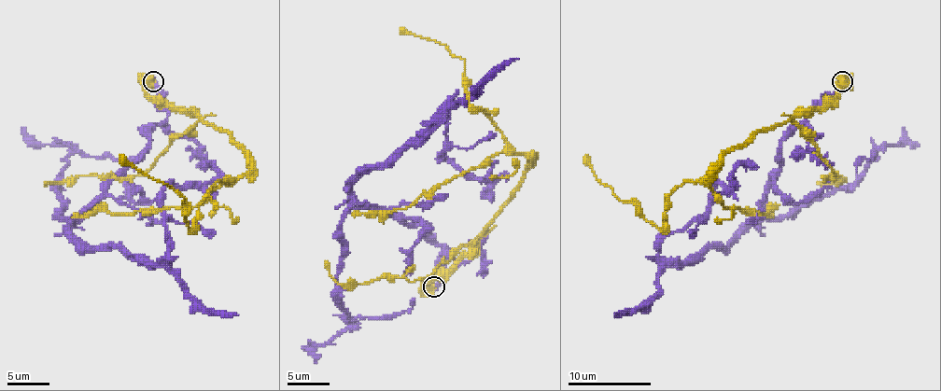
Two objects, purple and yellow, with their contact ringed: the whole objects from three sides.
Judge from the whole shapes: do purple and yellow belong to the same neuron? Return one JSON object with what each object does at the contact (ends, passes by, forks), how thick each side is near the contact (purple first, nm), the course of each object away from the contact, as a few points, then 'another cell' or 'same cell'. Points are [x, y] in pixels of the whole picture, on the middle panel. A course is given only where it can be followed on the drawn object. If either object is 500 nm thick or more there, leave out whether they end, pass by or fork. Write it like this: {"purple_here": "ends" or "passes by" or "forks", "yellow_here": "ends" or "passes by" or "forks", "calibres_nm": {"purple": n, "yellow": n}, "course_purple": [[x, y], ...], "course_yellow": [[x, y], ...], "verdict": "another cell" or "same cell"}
{"calibres_nm": {"purple": 480, "yellow": 800}, "course_purple": [[433, 286], [448, 250], [428, 225], [367, 209], [350, 188], [448, 103], [445, 157], [498, 177], [491, 202]], "course_yellow": [[433, 286], [427, 282], [464, 255], [529, 160], [469, 100], [464, 61], [443, 44], [400, 30]], "verdict": "another cell"}

